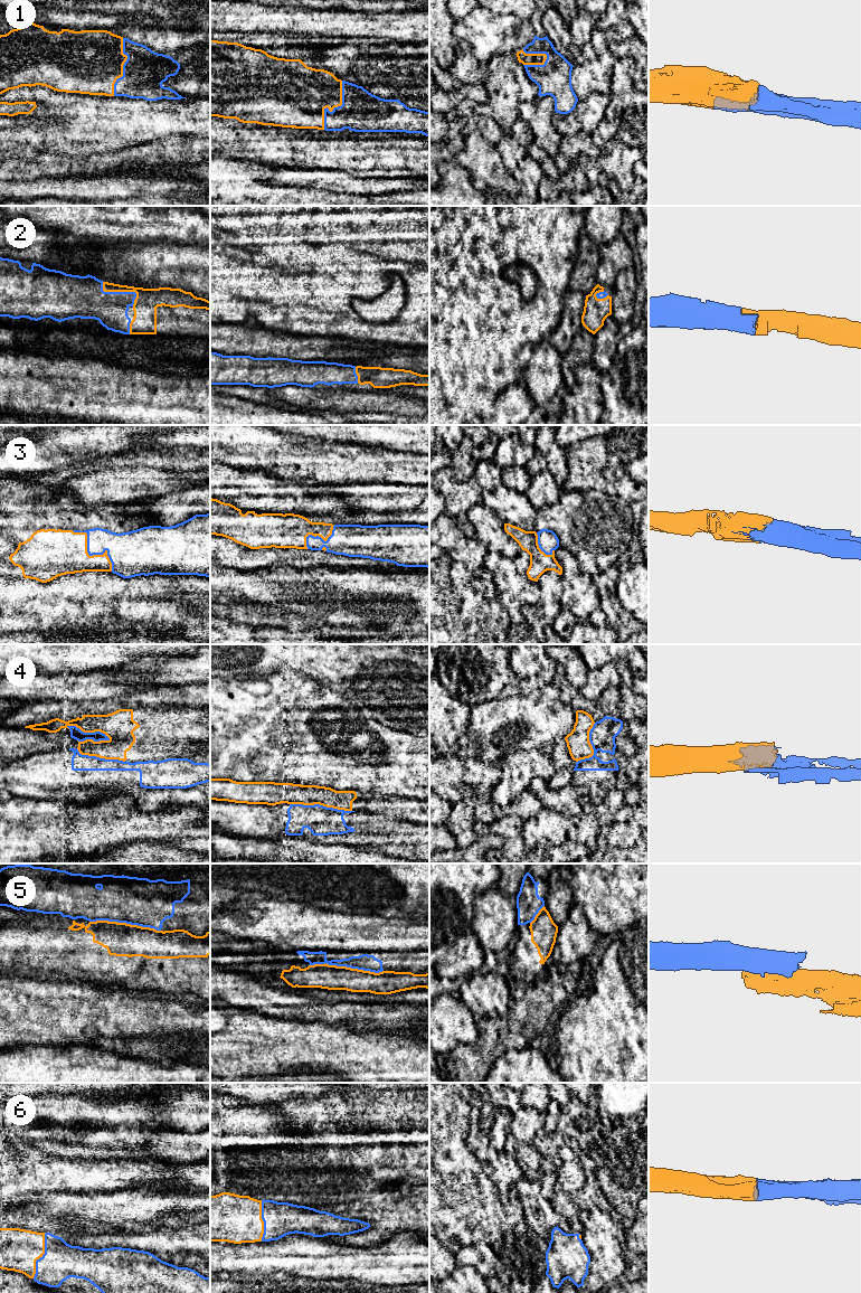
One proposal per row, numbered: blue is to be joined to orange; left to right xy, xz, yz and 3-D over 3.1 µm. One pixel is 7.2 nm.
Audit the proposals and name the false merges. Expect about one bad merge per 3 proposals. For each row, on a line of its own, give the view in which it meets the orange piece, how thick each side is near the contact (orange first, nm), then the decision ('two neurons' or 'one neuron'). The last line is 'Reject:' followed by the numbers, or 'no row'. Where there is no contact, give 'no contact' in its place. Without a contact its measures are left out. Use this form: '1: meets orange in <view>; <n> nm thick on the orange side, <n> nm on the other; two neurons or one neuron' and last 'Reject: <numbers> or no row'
1: meets orange in xz; 380 nm thick on the orange side, 280 nm on the other; one neuron
2: meets orange in xy; 170 nm thick on the orange side, 260 nm on the other; one neuron
3: meets orange in xy; 340 nm thick on the orange side, 220 nm on the other; one neuron
4: meets orange in xy; 220 nm thick on the orange side, 80 nm on the other; two neurons
5: meets orange in xz; 180 nm thick on the orange side, 120 nm on the other; two neurons
6: meets orange in xy; 280 nm thick on the orange side, 260 nm on the other; one neuron
Reject: 4, 5

